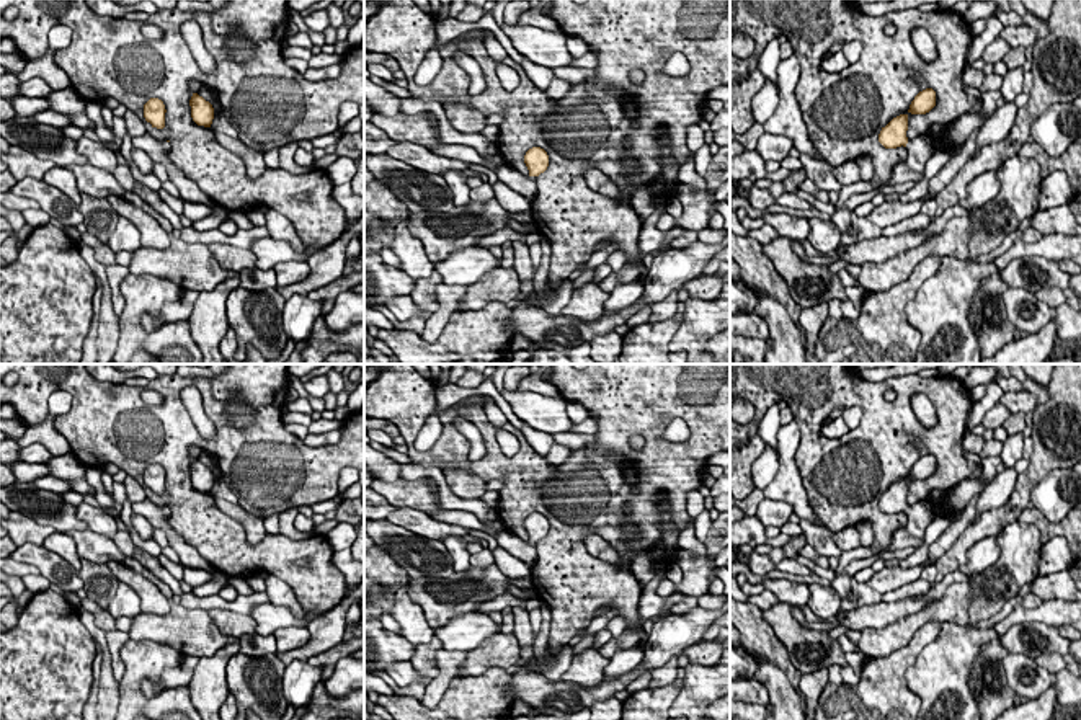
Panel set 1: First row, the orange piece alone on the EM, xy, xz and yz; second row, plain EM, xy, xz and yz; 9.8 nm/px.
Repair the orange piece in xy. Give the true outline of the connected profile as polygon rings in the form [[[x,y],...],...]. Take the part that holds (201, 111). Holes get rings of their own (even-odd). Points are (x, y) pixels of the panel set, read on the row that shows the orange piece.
[[[193,93],[189,100],[191,118],[198,126],[211,127],[214,119],[214,108],[209,101],[206,101],[198,93]]]

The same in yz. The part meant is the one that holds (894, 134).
[[[900,114],[893,118],[879,134],[879,142],[885,149],[905,147],[908,152],[906,165],[911,171],[924,175],[926,162],[932,155],[932,137],[918,136],[914,139],[906,137],[908,131],[908,114]]]

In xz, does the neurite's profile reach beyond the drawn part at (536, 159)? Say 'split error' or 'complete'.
split error

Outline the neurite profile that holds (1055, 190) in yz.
[[[1053,171],[1040,181],[1039,211],[1047,211],[1073,199],[1071,183],[1066,171]]]

